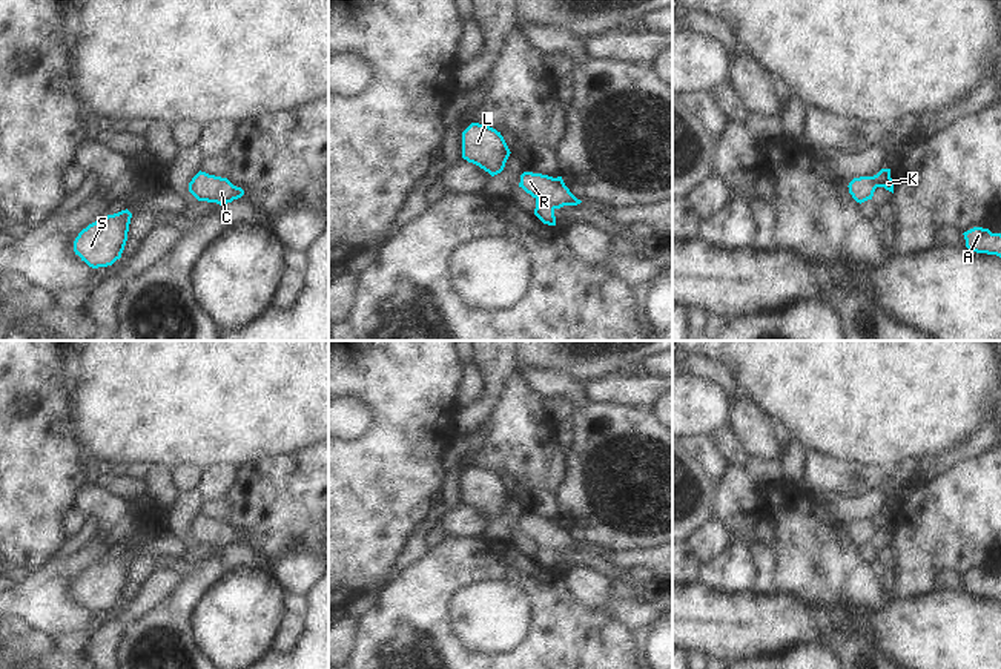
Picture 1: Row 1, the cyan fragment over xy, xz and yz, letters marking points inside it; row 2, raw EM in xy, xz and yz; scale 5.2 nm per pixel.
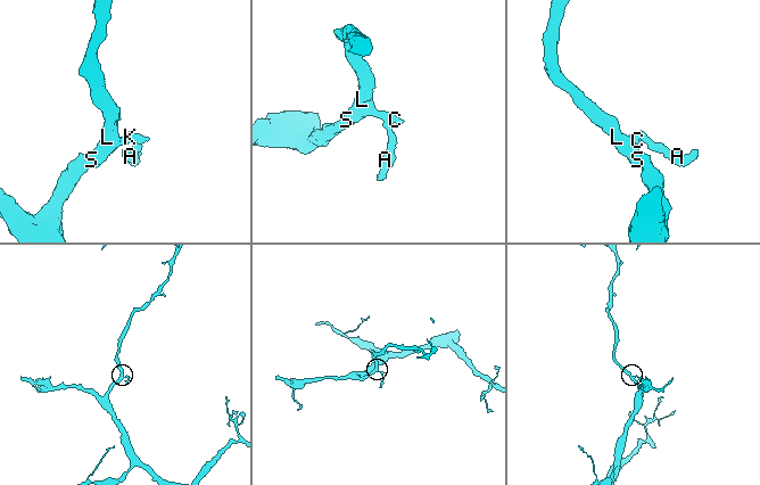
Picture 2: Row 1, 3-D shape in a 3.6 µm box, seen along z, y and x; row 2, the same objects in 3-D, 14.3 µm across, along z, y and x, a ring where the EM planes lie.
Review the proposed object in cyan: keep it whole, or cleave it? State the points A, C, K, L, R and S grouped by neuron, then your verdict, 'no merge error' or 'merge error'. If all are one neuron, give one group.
A C K L R S | no merge error

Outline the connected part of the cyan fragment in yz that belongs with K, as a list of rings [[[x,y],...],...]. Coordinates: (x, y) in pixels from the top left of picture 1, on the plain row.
[[[881,512],[874,520],[854,522],[847,531],[852,542],[860,548],[867,543],[872,543],[877,531],[884,531],[886,534],[894,537],[894,525],[890,522],[890,512]]]

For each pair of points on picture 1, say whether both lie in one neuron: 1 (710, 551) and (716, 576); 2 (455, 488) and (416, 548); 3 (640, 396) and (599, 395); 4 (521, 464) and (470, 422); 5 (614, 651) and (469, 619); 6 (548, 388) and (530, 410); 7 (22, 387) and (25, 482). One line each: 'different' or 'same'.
1: different
2: same
3: same
4: different
5: different
6: different
7: same

